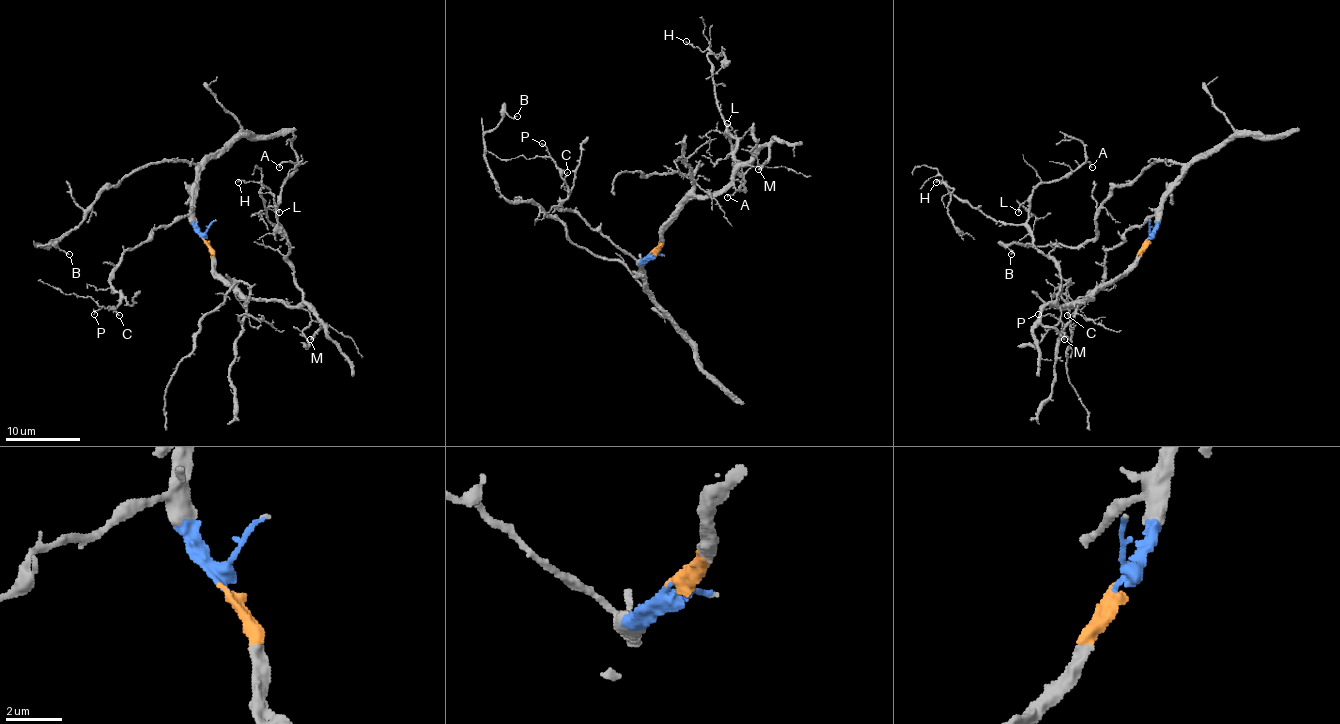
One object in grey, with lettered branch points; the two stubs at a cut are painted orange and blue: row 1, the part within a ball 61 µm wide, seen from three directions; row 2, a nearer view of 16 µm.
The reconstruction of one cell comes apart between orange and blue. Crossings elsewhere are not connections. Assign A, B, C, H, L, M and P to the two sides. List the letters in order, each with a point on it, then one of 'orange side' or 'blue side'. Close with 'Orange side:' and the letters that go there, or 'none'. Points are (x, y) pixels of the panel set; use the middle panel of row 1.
A: at (727, 197); orange side
B: at (517, 116); blue side
C: at (567, 172); blue side
H: at (686, 41); orange side
L: at (727, 123); orange side
M: at (758, 169); orange side
P: at (542, 143); blue side
Orange side: A, H, L, M

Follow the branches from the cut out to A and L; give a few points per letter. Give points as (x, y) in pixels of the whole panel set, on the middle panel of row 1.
A: (650, 253), (679, 210), (716, 195), (750, 161), (735, 158), (737, 139), (724, 133), (744, 184), (727, 197)
L: (650, 253), (679, 210), (692, 199), (716, 195), (750, 161), (735, 158), (737, 139), (724, 133), (727, 124)

